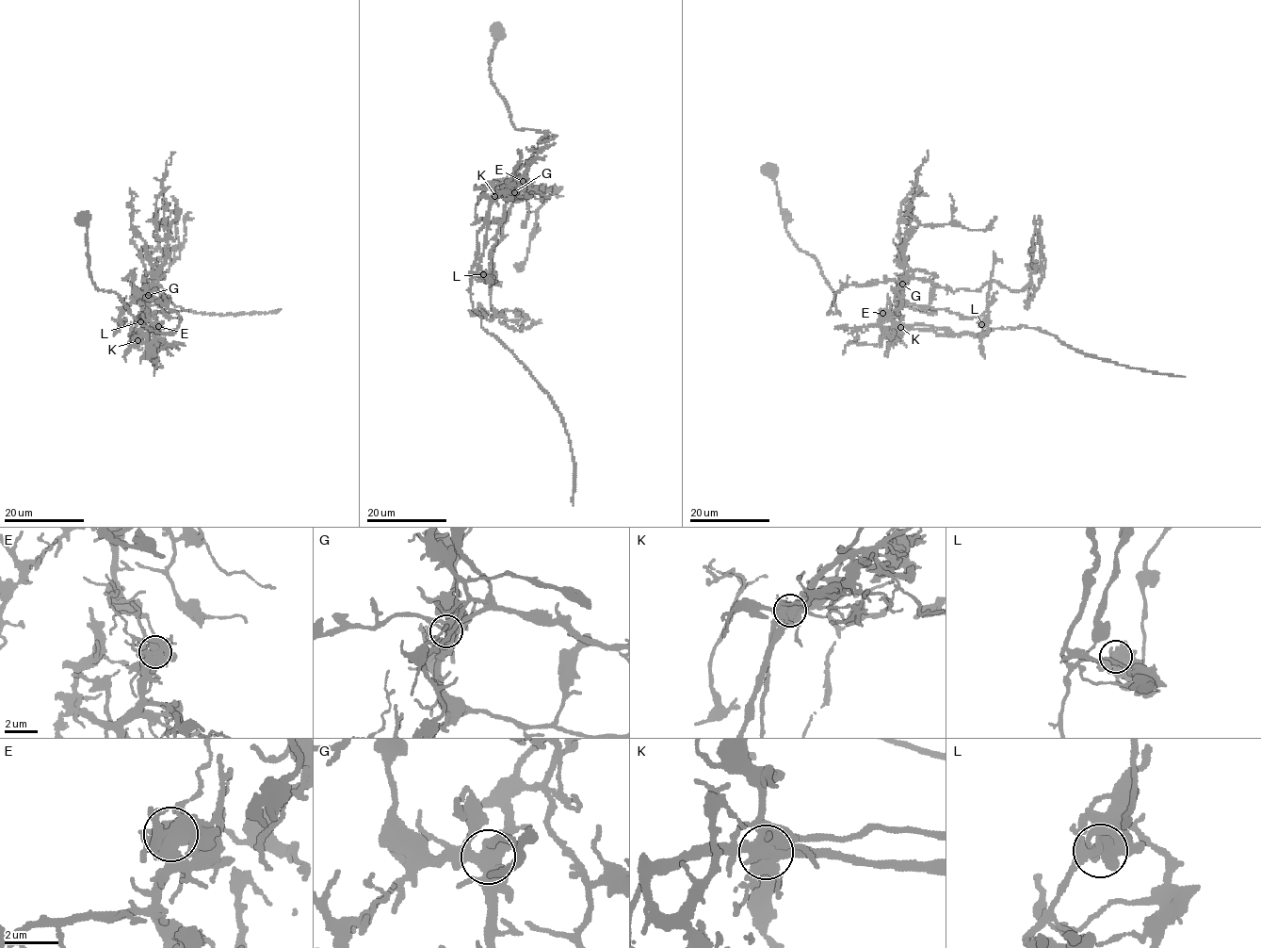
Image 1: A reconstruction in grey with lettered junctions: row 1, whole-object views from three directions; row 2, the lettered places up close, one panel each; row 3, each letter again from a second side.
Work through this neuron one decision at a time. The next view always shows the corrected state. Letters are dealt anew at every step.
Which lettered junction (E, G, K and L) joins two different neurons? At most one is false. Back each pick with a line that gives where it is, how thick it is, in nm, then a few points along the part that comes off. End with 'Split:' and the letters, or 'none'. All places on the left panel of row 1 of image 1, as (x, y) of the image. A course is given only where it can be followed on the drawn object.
K: (137, 340) | 600 nm | (137, 340), (128, 342), (133, 335), (131, 325), (143, 315), (190, 310), (261, 314), (281, 308)
Split: K

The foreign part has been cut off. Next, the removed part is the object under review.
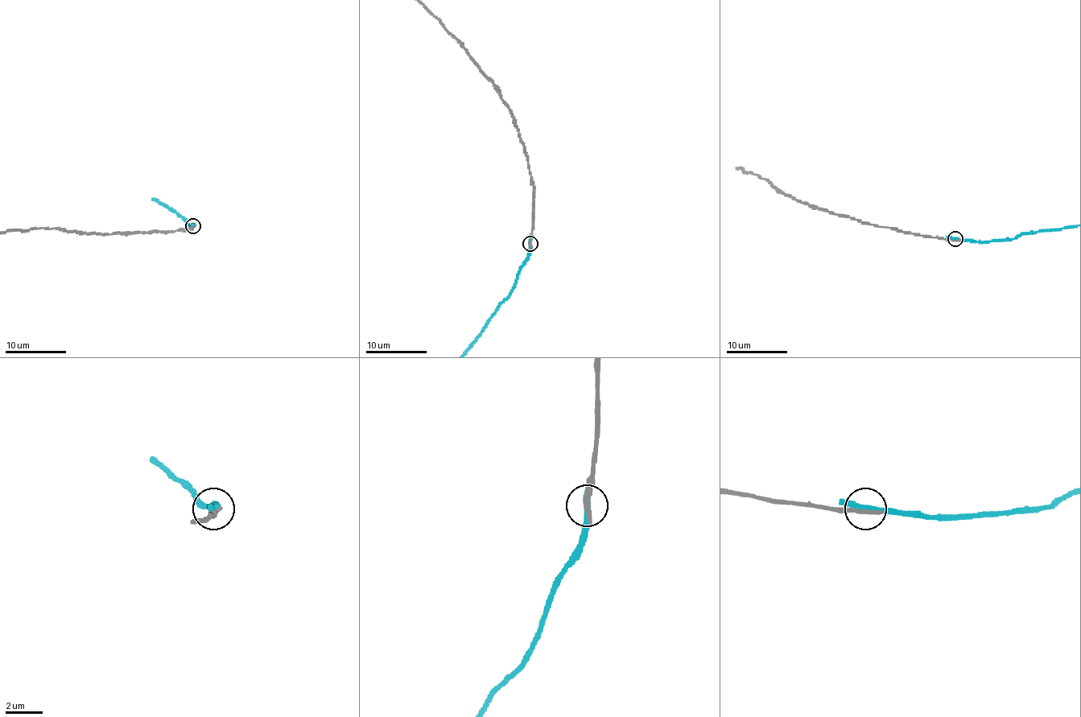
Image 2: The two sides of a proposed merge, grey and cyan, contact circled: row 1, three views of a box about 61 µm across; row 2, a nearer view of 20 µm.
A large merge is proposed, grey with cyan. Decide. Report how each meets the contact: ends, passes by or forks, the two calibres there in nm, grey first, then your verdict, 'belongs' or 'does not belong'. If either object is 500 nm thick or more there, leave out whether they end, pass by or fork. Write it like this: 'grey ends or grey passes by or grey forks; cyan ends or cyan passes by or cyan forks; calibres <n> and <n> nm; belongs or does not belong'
grey ends; cyan passes by; calibres 360 and 280 nm; does not belong

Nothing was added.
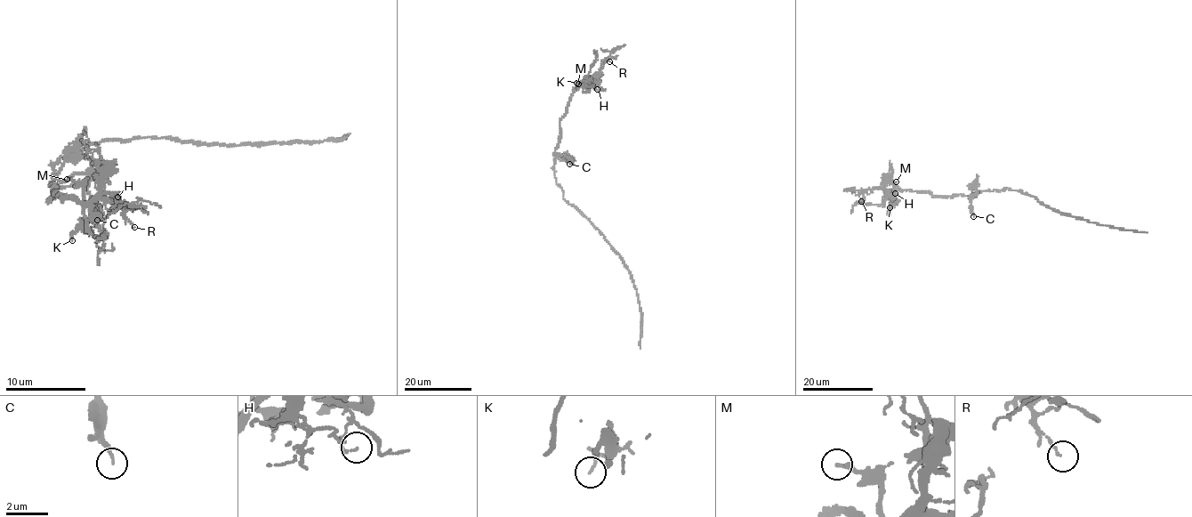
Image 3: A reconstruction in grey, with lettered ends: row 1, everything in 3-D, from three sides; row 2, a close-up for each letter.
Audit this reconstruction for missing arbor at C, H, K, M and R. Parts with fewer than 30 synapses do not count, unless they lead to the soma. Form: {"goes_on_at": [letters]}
{"goes_on_at": []}

